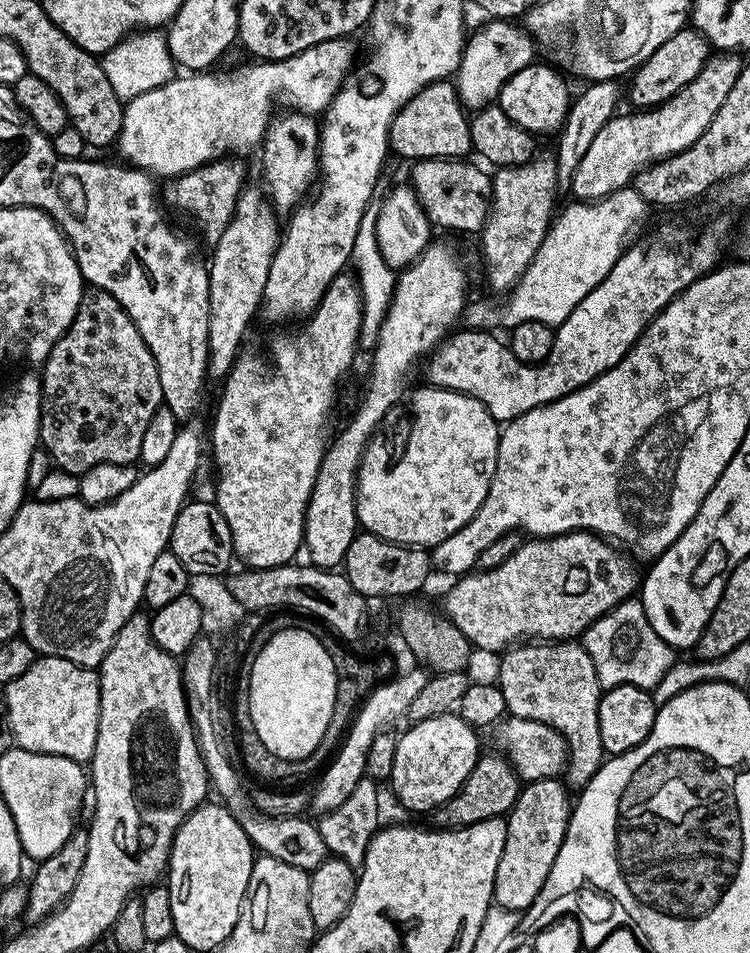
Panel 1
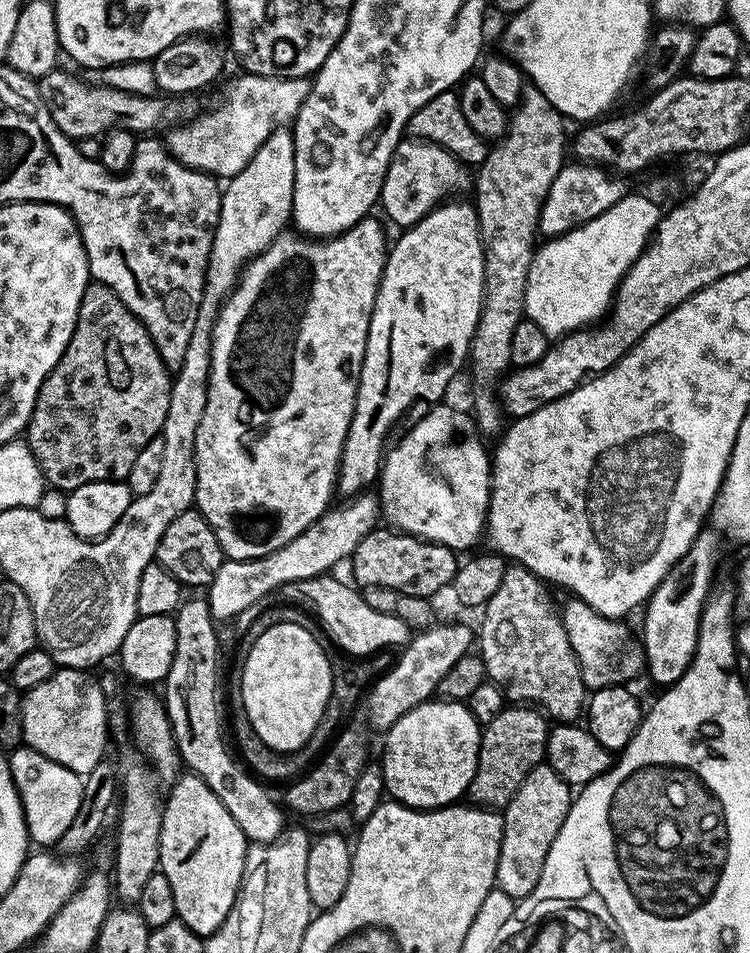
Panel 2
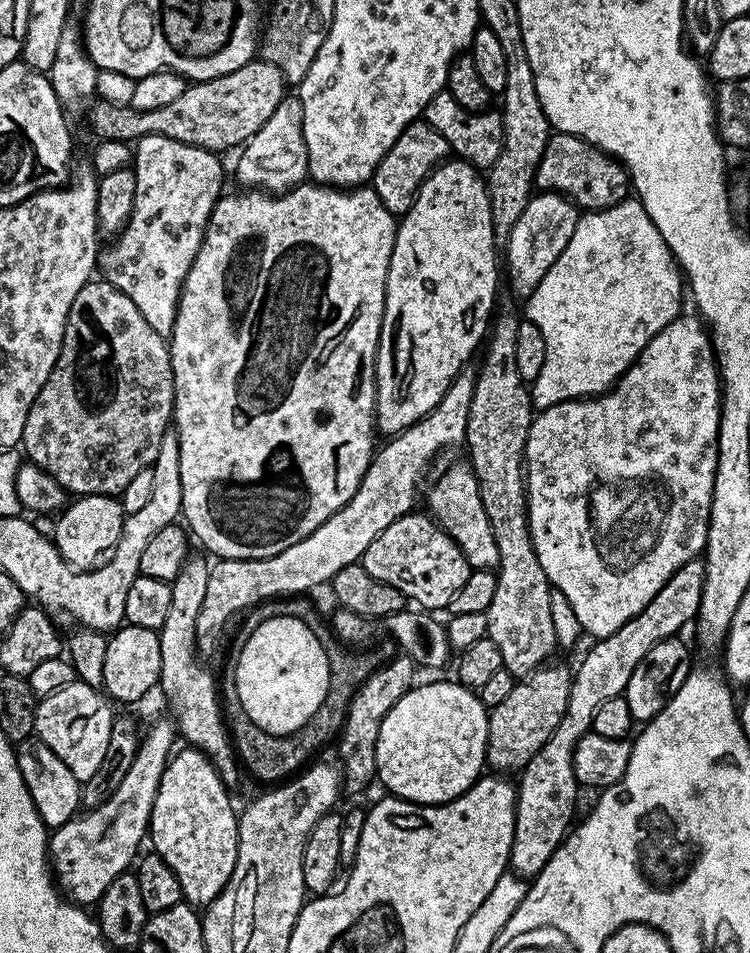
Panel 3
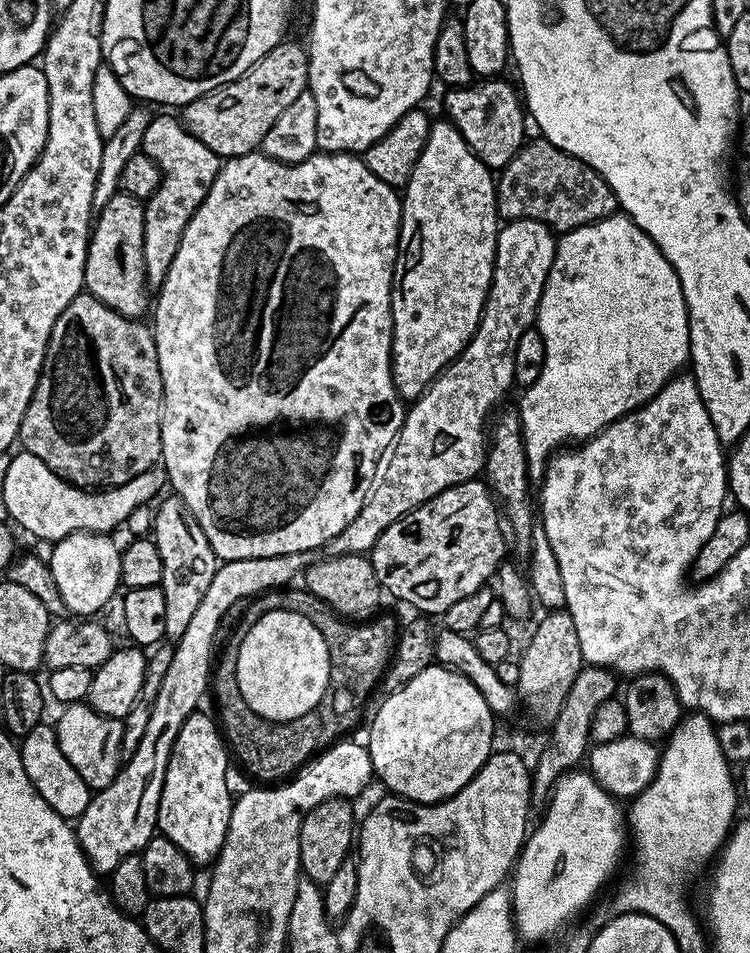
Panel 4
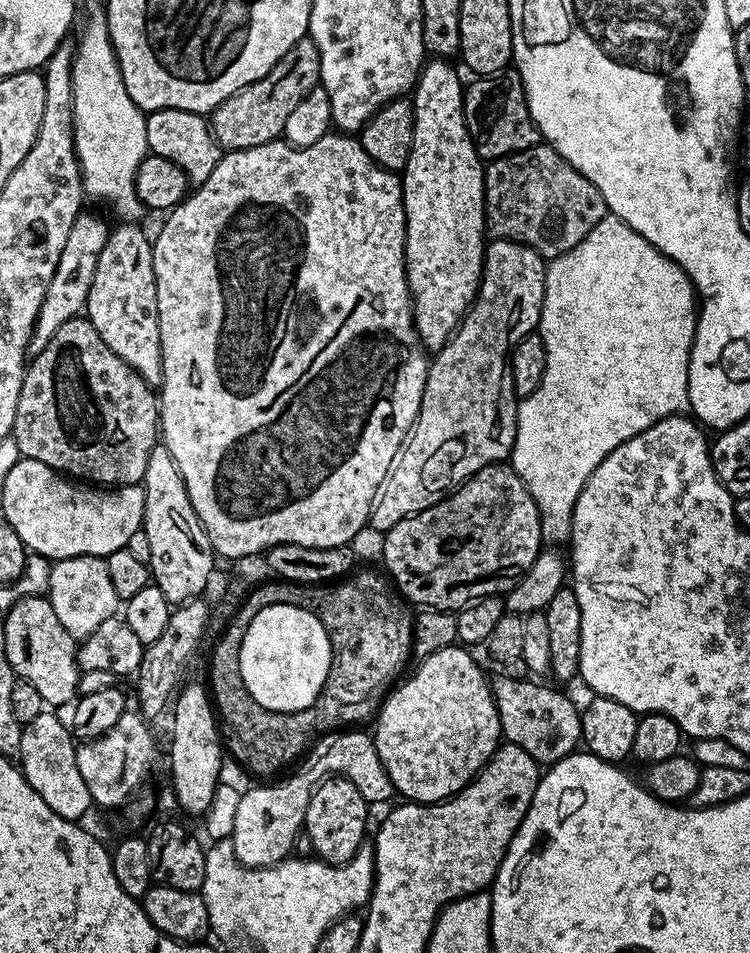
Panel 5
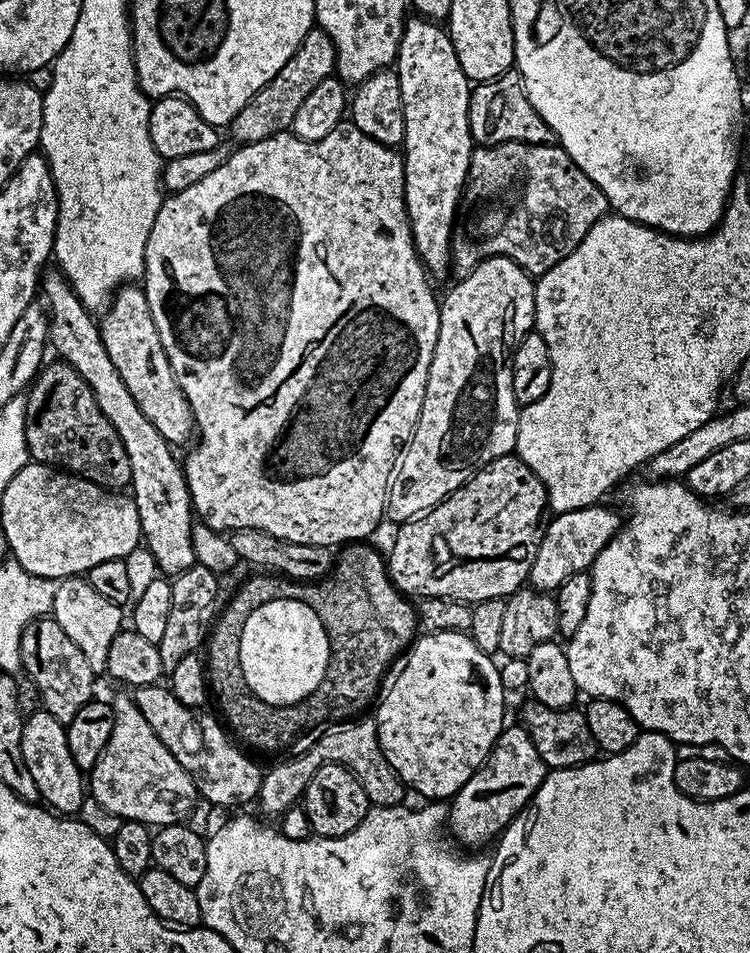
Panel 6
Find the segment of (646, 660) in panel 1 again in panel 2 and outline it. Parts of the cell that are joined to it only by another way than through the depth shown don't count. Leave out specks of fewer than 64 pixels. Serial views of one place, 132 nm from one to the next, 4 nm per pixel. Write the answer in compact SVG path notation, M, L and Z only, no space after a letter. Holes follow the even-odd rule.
M568 598L560 612L560 621L566 626L566 638L570 638L570 646L574 646L574 654L578 658L580 673L584 679L585 689L595 690L607 688L609 684L623 685L632 682L636 675L641 675L646 661L639 643L628 637L628 628L623 619L611 620L609 616L598 614L586 602Z

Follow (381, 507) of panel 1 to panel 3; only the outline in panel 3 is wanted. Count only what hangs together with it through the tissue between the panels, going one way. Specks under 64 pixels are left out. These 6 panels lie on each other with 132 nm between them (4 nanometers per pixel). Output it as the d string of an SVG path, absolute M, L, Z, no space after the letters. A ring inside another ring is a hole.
M467 463L450 465L433 482L428 492L428 508L432 519L446 534L450 534L450 538L454 538L468 560L469 569L499 569L498 542L494 542L494 530L490 530L490 518L486 518L486 510L482 506L482 494L478 494L476 476Z

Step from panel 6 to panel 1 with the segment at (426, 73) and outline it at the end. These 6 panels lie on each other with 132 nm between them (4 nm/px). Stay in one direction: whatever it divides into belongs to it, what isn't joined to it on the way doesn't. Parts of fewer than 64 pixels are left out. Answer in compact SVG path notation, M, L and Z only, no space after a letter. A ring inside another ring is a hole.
M437 242L429 243L428 247L425 248L424 253L422 253L422 255L419 256L419 258L417 258L414 263L408 265L407 268L403 269L403 271L399 273L398 279L396 281L396 289L394 290L392 301L388 307L388 313L382 322L380 333L376 339L376 346L375 348L371 349L370 352L370 356L372 356L372 373L370 373L368 376L368 389L365 390L364 397L361 398L360 405L357 406L356 413L353 414L352 418L348 422L348 425L346 425L345 428L337 434L337 436L335 433L335 435L331 437L330 443L324 449L324 457L318 466L318 478L314 478L314 490L310 494L310 502L306 506L306 518L304 519L303 547L306 549L306 552L308 548L307 559L311 561L311 563L315 564L317 568L336 570L339 569L341 565L343 565L344 559L346 558L346 550L350 550L350 542L352 539L354 539L354 537L356 537L356 533L358 531L358 521L356 518L356 475L360 469L360 463L364 457L364 451L367 450L369 444L373 443L375 436L372 435L375 434L376 427L378 427L379 424L387 418L388 411L390 411L391 408L399 402L400 395L403 394L404 387L406 387L408 384L408 375L411 374L412 367L414 367L416 363L419 365L421 361L423 361L425 357L431 353L432 349L439 348L440 341L448 339L450 333L457 327L458 321L461 319L461 317L463 317L466 297L464 297L464 268L462 265L460 265L460 256L455 252L454 249L451 248L450 245L436 243Z

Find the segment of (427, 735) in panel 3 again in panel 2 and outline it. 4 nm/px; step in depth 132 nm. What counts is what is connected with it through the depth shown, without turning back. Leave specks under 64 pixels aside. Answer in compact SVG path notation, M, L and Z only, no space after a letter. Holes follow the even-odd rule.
M433 698L414 710L402 714L392 728L387 729L384 740L384 790L395 803L408 808L431 810L455 805L467 793L476 773L482 725L470 714L467 703Z

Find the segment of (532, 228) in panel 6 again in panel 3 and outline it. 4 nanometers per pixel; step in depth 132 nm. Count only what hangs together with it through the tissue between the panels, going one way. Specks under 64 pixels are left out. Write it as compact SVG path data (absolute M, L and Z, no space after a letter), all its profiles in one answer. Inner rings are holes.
M553 131L546 142L542 162L538 162L535 187L542 192L565 196L581 210L601 212L629 199L630 177L627 168L580 136Z

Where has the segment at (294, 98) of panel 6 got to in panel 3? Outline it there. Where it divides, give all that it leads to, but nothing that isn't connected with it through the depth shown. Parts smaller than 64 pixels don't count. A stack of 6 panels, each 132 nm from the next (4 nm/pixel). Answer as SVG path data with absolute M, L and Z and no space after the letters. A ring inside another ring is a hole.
M254 58L246 66L238 66L230 74L213 80L189 83L179 98L154 110L142 110L126 104L111 104L97 99L91 105L92 128L100 140L135 142L144 136L162 134L208 152L224 154L227 148L239 149L248 143L256 131L274 114L278 102L286 95L286 81L278 66Z

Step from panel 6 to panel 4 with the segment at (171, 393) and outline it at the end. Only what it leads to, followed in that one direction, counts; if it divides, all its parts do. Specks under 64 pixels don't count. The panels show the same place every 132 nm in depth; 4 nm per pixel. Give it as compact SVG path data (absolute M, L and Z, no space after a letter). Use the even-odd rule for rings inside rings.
M117 190L110 202L99 207L92 234L88 237L88 253L84 267L87 295L98 298L106 306L129 318L143 317L150 296L144 289L144 204L137 196Z

